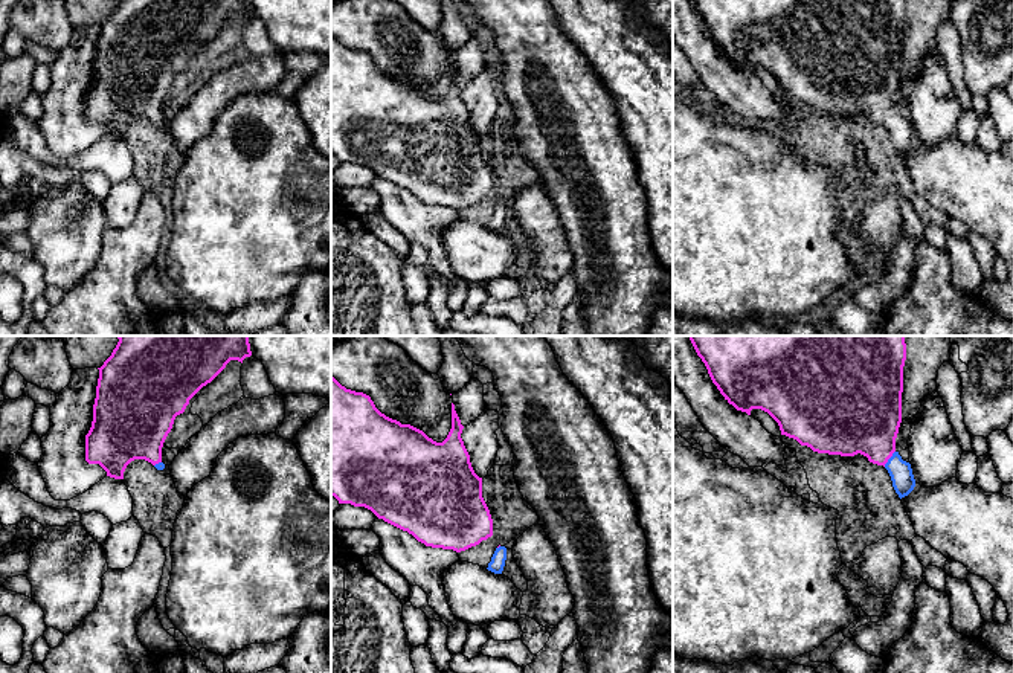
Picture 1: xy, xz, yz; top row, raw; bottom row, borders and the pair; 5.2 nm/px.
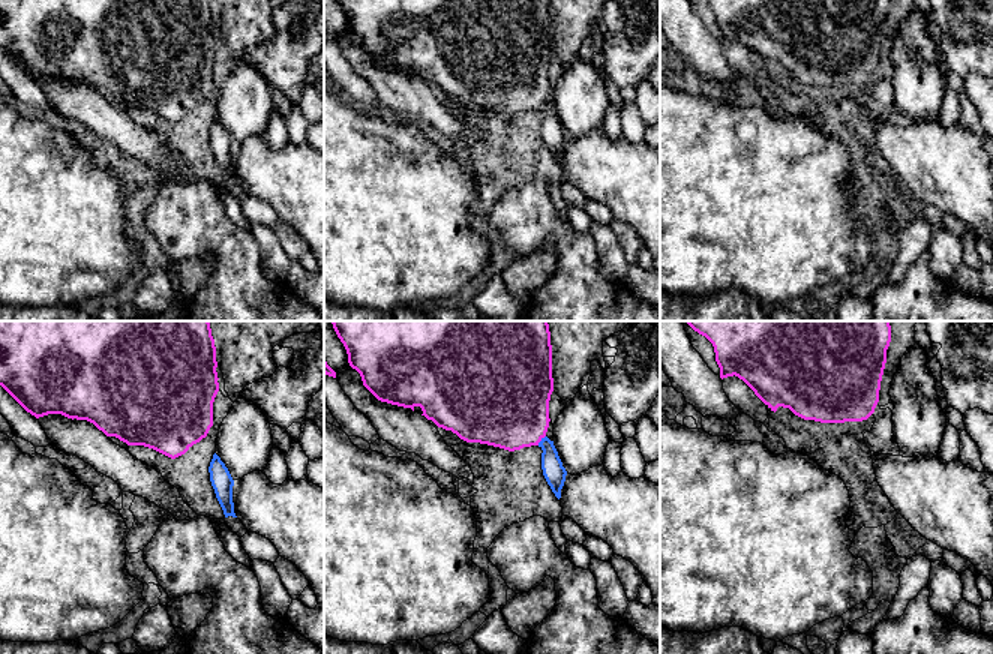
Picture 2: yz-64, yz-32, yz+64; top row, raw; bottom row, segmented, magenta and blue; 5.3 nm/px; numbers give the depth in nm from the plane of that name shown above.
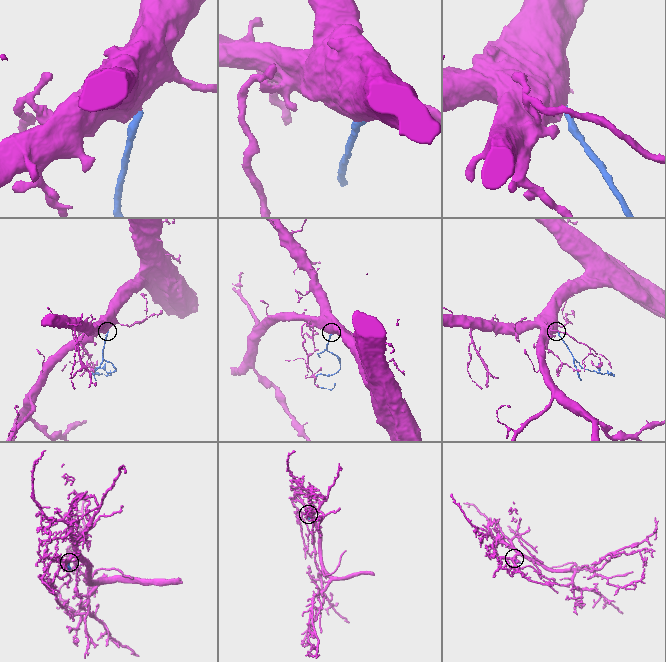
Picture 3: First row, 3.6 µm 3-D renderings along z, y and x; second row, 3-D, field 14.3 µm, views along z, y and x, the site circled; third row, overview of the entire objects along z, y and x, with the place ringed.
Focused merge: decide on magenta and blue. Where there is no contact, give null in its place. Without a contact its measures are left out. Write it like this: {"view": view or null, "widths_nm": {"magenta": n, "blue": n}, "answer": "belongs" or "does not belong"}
{"view": "yz", "widths_nm": {"magenta": 380, "blue": 120}, "answer": "belongs"}

